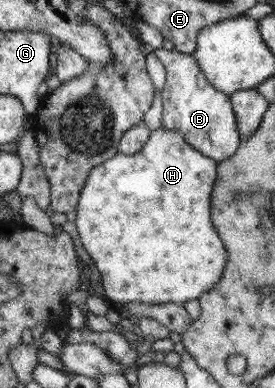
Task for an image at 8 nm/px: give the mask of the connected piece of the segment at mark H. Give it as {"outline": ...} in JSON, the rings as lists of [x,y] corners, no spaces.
{"outline":[[[159,127],[150,132],[148,141],[134,155],[118,153],[91,169],[78,197],[74,222],[84,249],[100,272],[110,304],[183,305],[199,299],[220,282],[228,264],[228,252],[210,216],[217,165],[217,161],[186,143],[179,131]]]}

